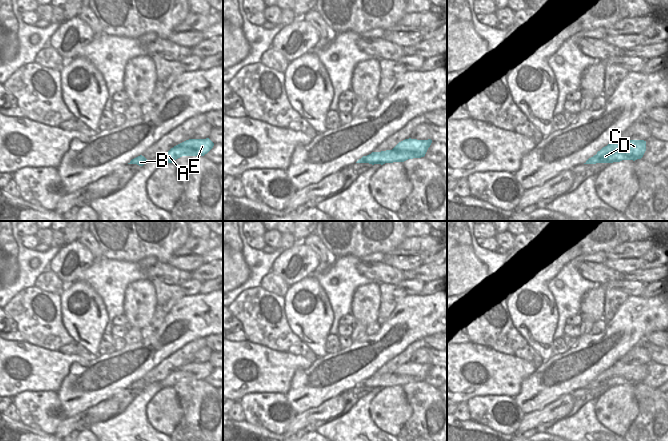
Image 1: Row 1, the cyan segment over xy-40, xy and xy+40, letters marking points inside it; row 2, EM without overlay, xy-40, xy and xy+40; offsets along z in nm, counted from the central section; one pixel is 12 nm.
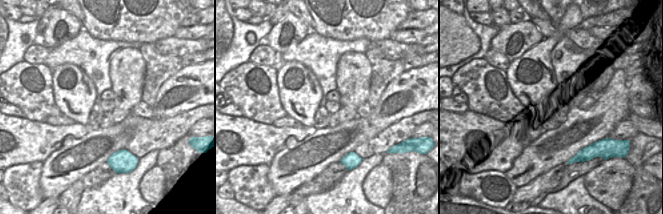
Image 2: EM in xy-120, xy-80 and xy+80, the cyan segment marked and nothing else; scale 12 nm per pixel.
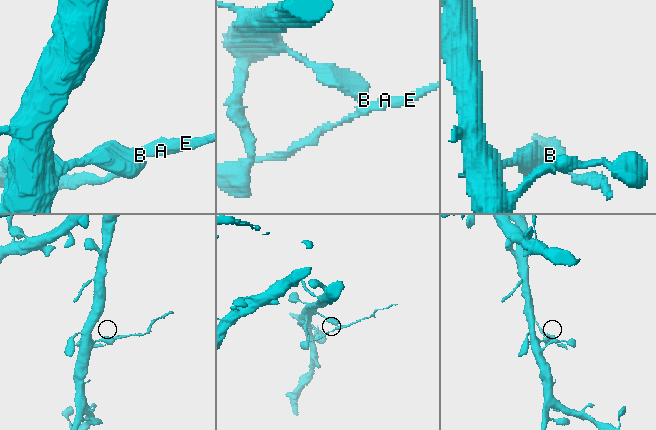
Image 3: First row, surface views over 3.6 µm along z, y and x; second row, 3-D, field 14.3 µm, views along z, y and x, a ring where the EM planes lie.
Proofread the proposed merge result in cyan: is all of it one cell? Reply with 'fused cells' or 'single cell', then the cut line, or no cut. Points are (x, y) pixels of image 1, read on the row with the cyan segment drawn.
fused cells; cut xy (359, 159), (364, 162)

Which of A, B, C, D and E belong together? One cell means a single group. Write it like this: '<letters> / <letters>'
A C D E / B

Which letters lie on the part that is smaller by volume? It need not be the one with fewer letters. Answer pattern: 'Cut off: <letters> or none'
Cut off: A, C, D, E

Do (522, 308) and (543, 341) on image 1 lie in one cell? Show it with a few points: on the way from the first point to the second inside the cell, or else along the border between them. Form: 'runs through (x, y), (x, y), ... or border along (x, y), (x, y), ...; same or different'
runs through (530, 316), (537, 323), (539, 333); same

